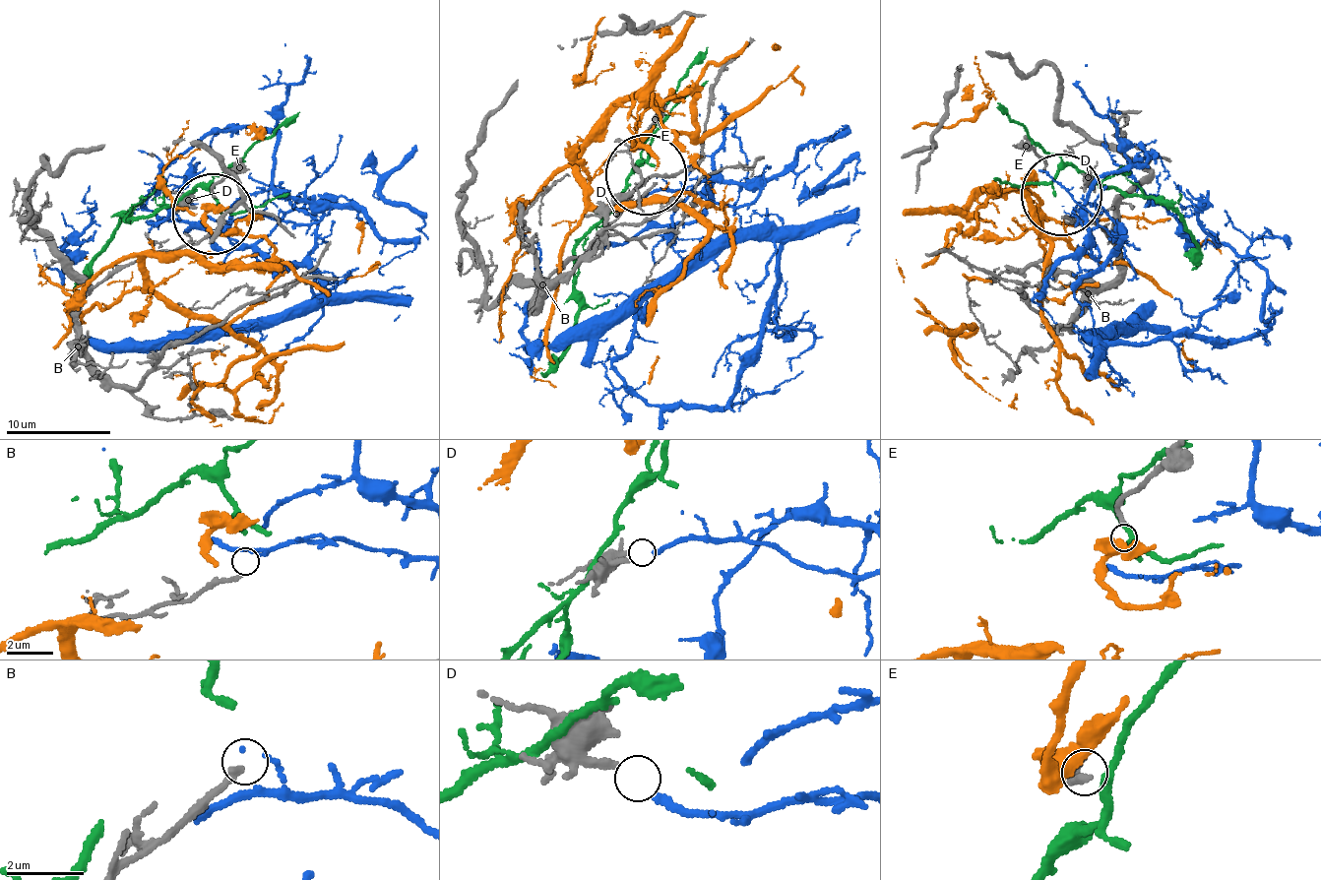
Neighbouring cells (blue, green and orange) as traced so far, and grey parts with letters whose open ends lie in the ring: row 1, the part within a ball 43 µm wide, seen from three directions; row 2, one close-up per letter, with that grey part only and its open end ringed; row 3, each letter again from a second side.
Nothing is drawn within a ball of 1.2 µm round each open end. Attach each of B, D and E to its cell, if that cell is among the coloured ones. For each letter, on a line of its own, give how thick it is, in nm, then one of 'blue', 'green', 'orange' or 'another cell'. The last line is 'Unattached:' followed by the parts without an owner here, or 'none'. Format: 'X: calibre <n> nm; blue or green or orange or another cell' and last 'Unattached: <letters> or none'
B: calibre 180 nm; another cell
D: calibre 200 nm; blue
E: calibre 190 nm; orange
Unattached: B

